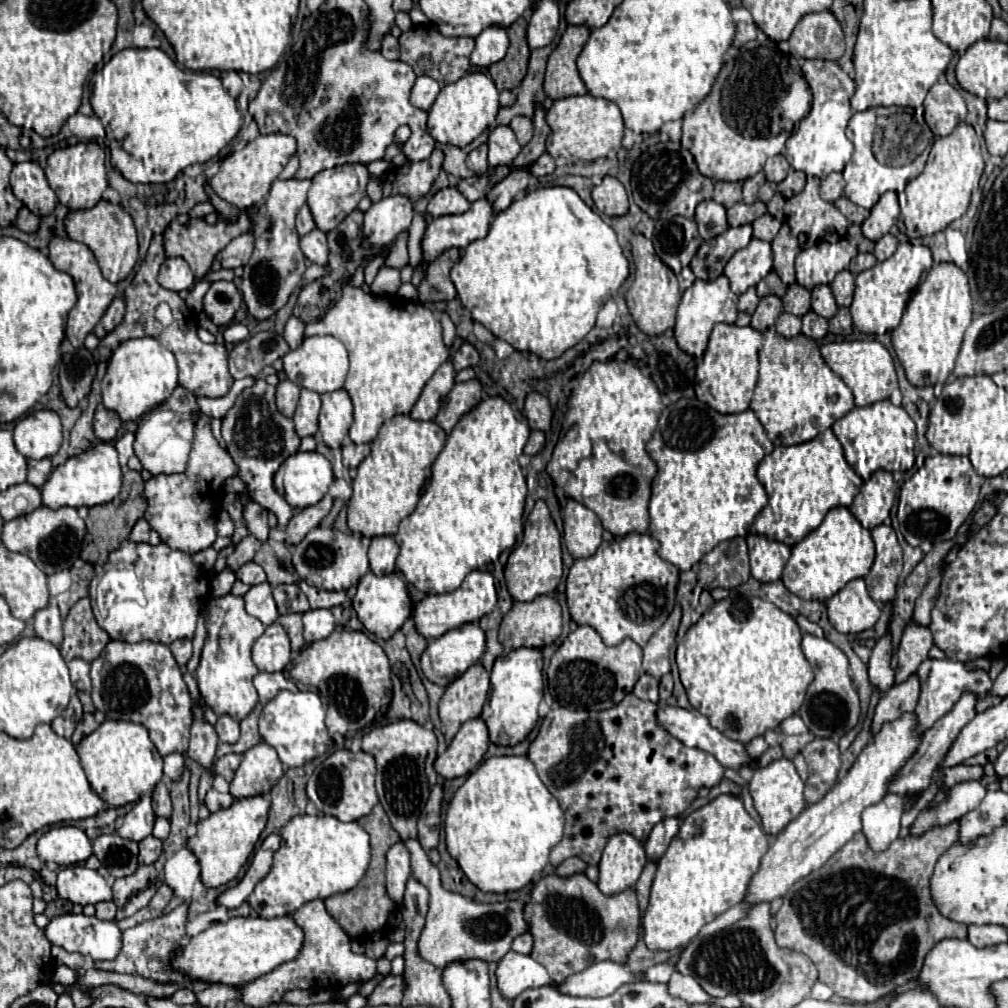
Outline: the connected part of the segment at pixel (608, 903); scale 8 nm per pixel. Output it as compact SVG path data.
M550 874L540 878L524 908L524 918L530 922L530 934L534 936L532 956L556 982L562 982L570 974L582 972L602 960L624 964L628 952L638 940L640 928L636 890L628 888L620 894L604 896L586 874L574 874L572 878Z

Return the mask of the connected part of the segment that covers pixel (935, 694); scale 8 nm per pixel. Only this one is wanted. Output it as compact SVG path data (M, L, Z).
M928 658L920 664L916 674L920 676L920 684L922 684L920 700L916 706L916 716L918 716L922 730L932 728L936 720L940 720L946 712L950 712L964 692L974 692L976 696L982 696L982 694L990 692L990 688L992 688L992 678L990 678L988 670L982 670L982 668L974 670L974 668L968 668L964 662L954 662L948 658L944 658L944 660Z

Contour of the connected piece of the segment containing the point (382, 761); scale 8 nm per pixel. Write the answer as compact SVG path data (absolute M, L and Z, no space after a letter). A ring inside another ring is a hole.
M398 720L394 724L382 726L382 728L374 728L370 734L366 734L362 738L362 750L372 754L376 758L376 766L378 766L378 774L376 774L376 790L378 790L378 798L380 804L384 806L394 830L402 836L402 840L406 838L416 838L416 820L420 816L420 810L424 808L428 796L430 796L430 776L428 776L428 756L430 752L436 748L436 736L432 730L424 730L420 724L416 724L414 720Z

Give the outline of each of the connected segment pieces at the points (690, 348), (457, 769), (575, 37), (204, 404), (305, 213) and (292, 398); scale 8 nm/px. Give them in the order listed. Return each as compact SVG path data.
M718 276L716 280L708 280L708 282L696 280L684 292L682 302L678 306L678 316L676 316L676 326L674 326L674 336L676 336L678 346L690 356L702 358L714 324L716 322L726 322L726 324L736 322L736 316L738 316L736 302L738 302L738 296L730 290L730 282L726 280L726 276Z
M482 718L468 720L462 724L458 734L454 736L452 744L446 748L444 754L436 758L436 772L446 780L464 776L476 770L490 746L488 728Z
M568 26L560 38L560 44L550 54L546 78L544 78L544 92L552 100L588 92L576 68L576 58L582 52L588 36L590 36L590 28Z
M248 376L248 378L242 378L242 380L236 380L230 388L230 392L222 398L198 398L198 406L200 406L200 412L206 414L208 418L218 418L222 420L226 416L226 412L234 406L234 400L238 398L238 394L244 390L244 388L250 388L254 386L256 378Z
M304 204L298 212L298 218L296 218L296 230L298 230L300 236L304 236L314 228L316 228L316 224L314 224L314 218L310 214L310 208L308 208L308 204Z
M282 380L278 386L276 386L276 406L278 410L292 418L294 410L296 410L296 404L298 404L298 396L300 396L300 386L290 382L290 380Z

